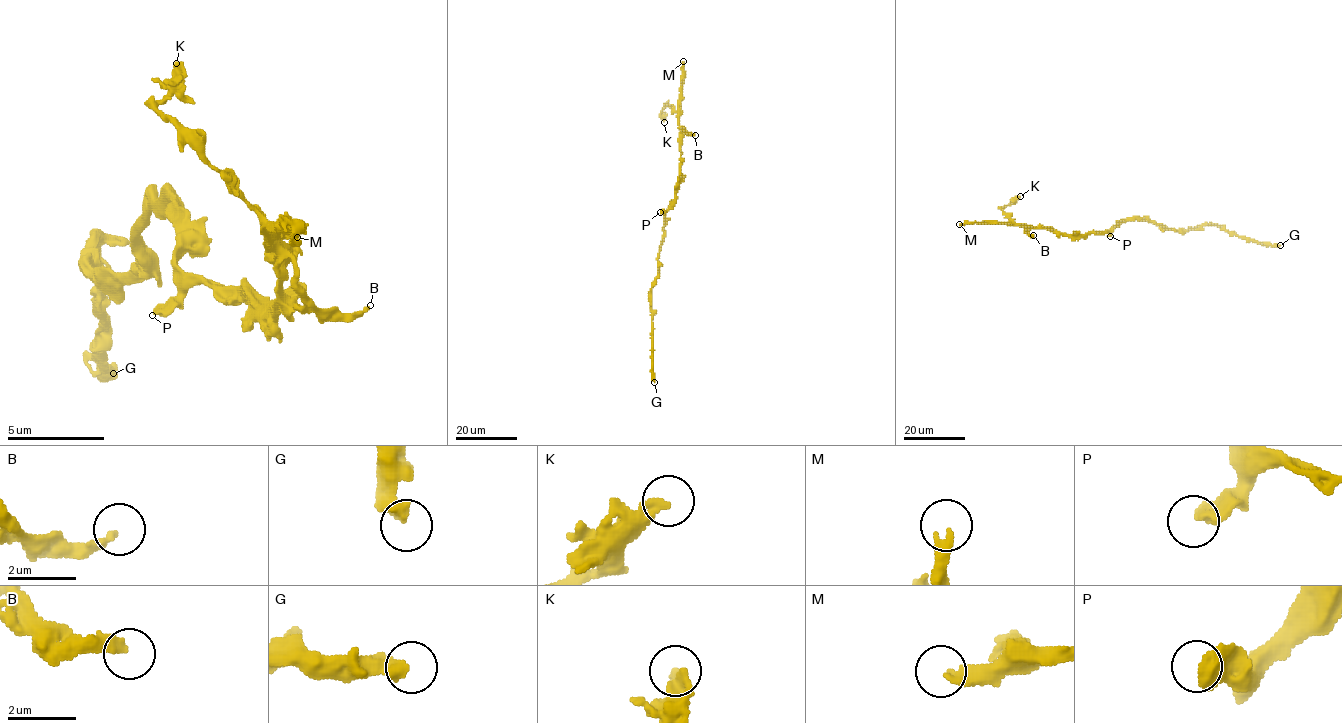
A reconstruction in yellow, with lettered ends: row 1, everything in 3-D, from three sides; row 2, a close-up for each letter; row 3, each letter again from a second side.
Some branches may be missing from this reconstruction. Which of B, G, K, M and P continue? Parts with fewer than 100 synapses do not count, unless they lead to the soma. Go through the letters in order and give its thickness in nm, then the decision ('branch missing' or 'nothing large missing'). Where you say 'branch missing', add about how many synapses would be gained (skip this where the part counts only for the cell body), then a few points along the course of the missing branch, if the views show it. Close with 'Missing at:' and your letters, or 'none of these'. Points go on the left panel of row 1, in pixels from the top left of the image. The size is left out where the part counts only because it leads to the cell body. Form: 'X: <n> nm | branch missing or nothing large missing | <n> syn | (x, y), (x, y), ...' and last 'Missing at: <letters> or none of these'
B: 260 nm | nothing large missing
G: 440 nm | nothing large missing
K: 280 nm | nothing large missing
M: 300 nm | branch missing | 180 syn
P: 500 nm | nothing large missing
Missing at: M

